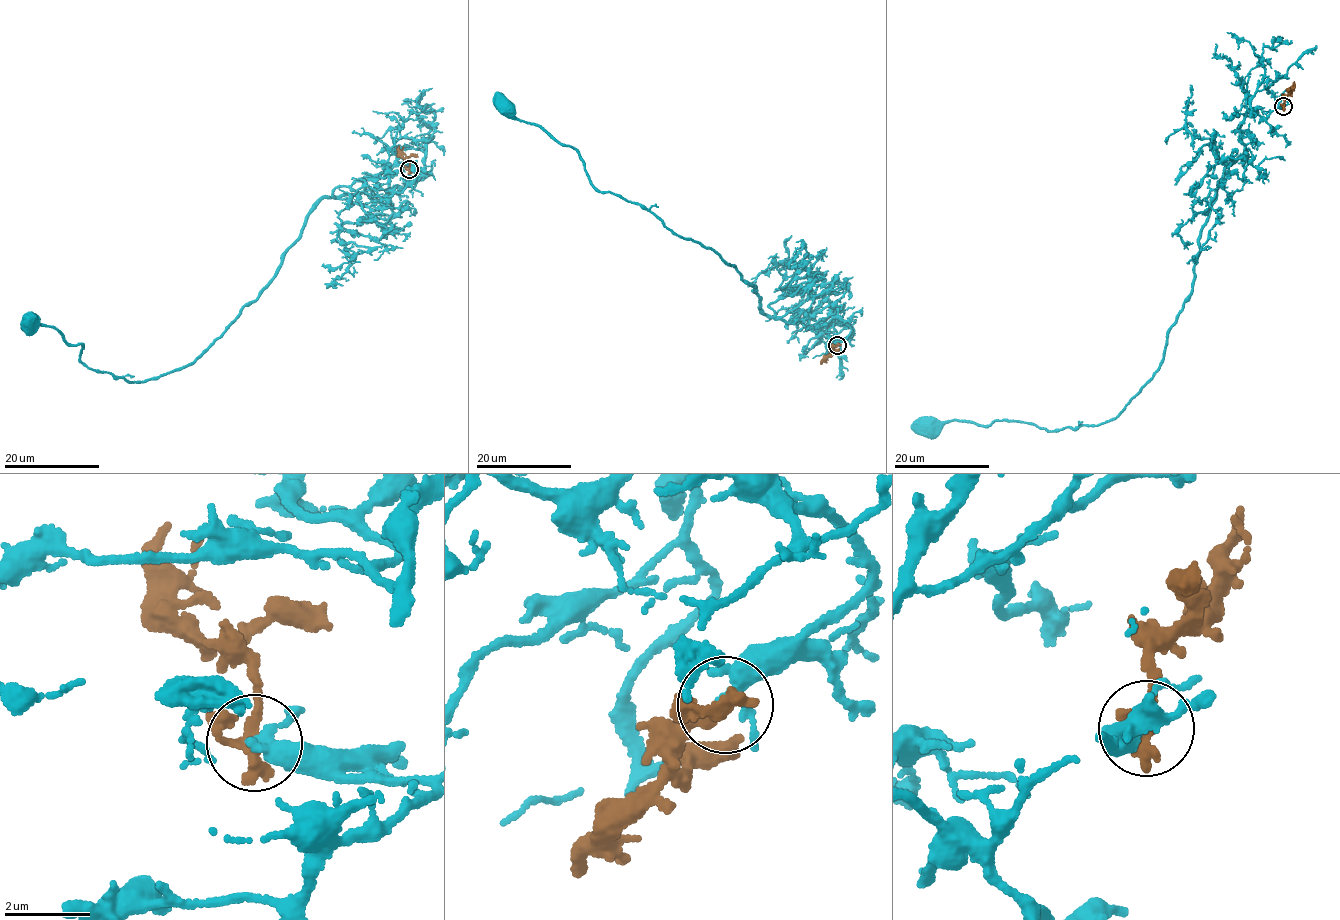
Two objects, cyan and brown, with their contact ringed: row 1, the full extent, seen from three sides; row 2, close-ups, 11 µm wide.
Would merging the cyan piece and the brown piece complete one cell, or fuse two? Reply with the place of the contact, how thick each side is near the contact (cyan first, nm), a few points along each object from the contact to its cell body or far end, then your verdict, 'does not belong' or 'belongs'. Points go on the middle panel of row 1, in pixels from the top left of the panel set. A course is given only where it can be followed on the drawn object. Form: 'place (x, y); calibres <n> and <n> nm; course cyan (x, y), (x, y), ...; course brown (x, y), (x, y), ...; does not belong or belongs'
place (837, 345); calibres 280 and 280 nm; course cyan (838, 345), (853, 331), (844, 313), (766, 316), (736, 268), (601, 192), (576, 150), (506, 106); course brown (838, 345), (822, 363); does not belong

